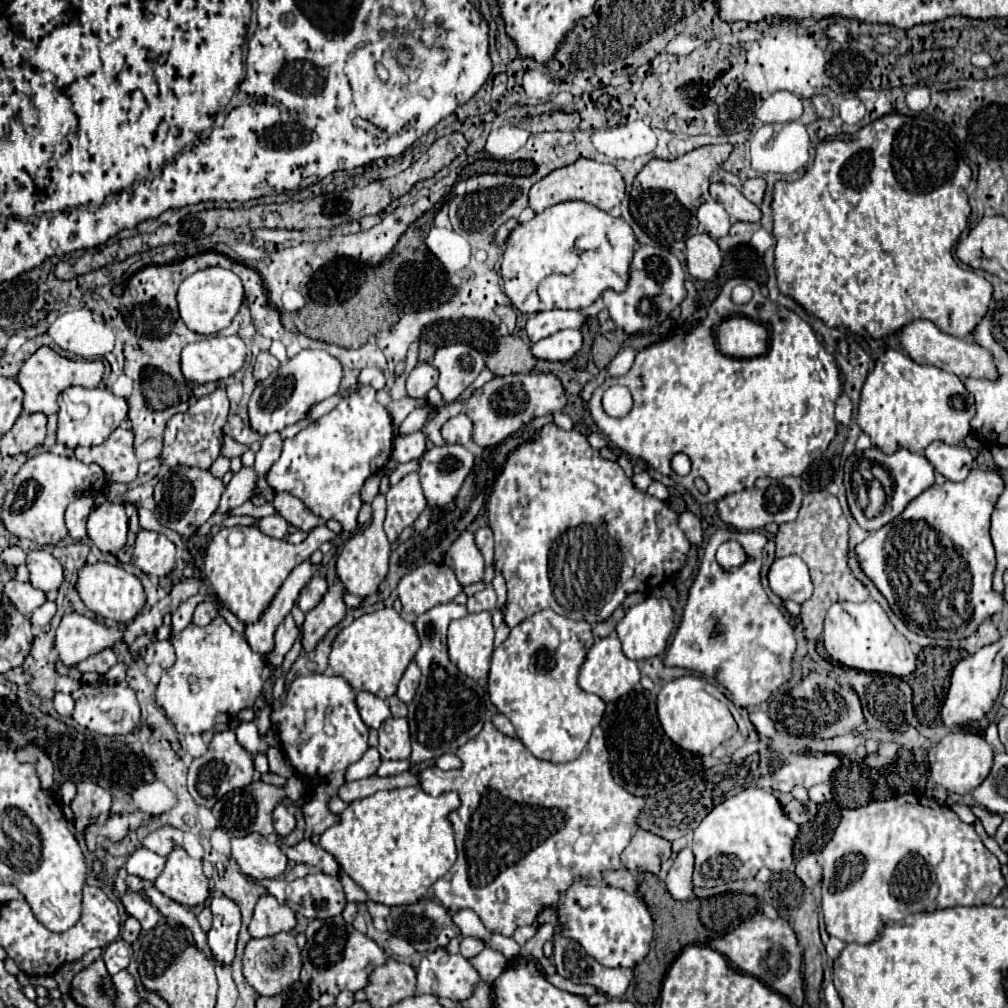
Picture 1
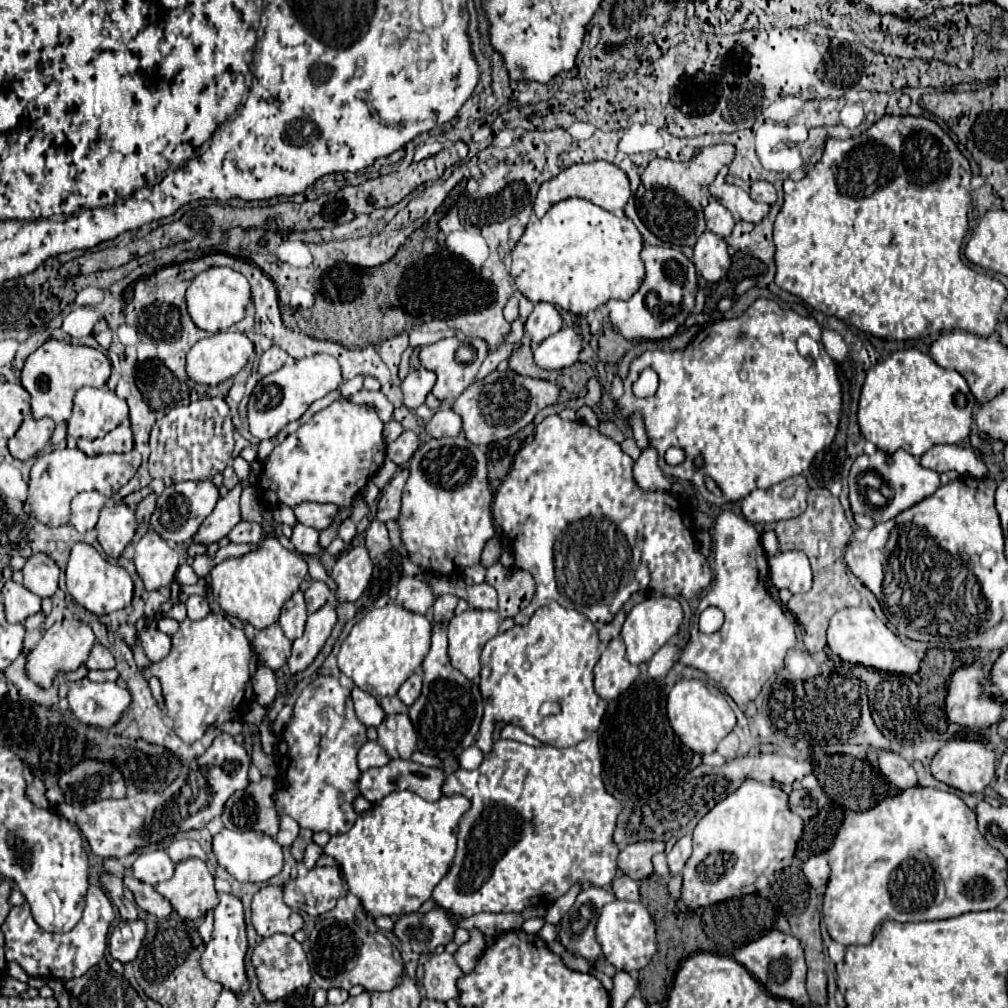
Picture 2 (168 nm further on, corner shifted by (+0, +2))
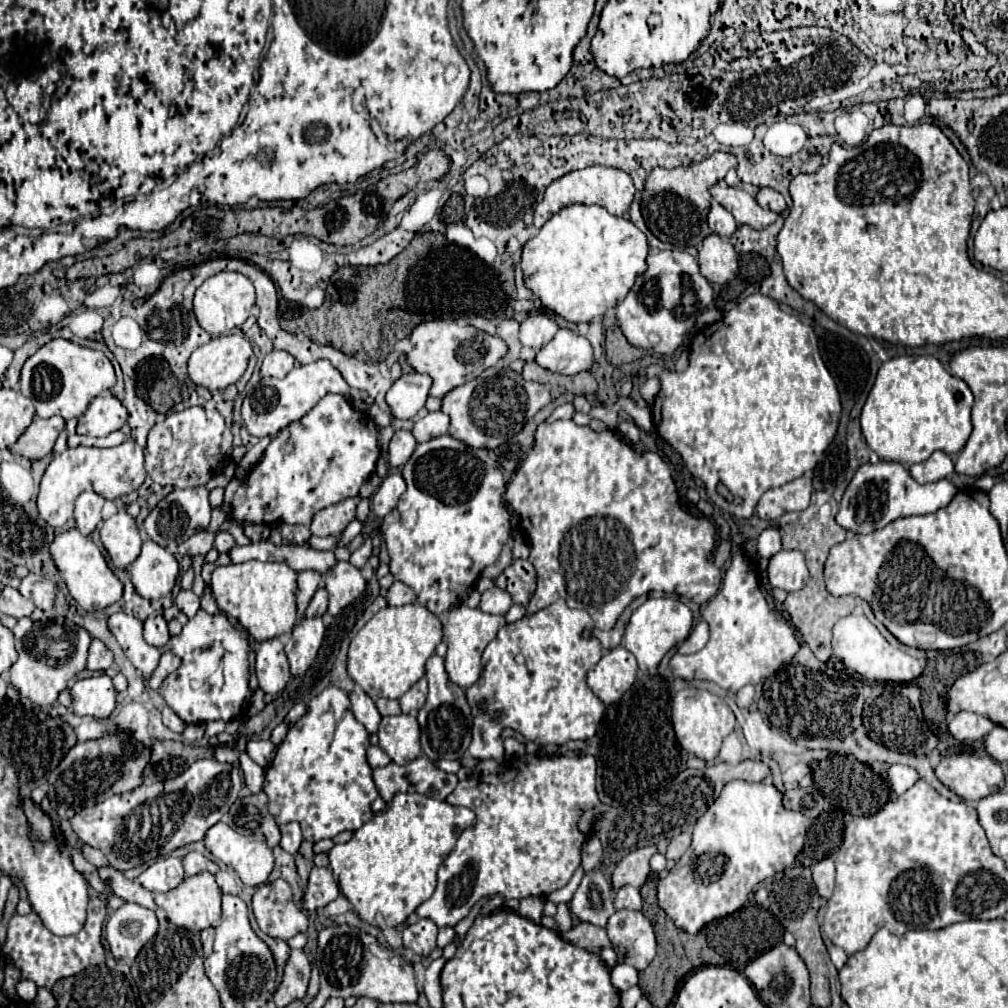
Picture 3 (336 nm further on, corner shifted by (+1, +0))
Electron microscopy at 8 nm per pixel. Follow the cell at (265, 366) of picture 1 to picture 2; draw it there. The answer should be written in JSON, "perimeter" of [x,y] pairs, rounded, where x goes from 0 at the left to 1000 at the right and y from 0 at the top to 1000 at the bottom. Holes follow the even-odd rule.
{"perimeter":[[[269,343],[257,357],[257,371],[265,373],[265,371],[277,367],[285,359],[285,355],[287,355],[287,351],[283,347],[279,347],[277,343]]]}

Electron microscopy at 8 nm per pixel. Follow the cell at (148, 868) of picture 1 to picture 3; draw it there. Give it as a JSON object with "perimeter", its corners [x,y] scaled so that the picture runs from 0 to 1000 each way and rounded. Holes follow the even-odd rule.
{"perimeter":[[[159,849],[151,859],[147,859],[139,869],[137,875],[151,883],[151,885],[165,885],[177,879],[183,871],[183,861],[181,853],[173,849]]]}

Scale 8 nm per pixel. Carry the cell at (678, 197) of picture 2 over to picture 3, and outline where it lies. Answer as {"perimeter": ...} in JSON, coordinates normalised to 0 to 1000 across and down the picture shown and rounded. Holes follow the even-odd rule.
{"perimeter":[[[708,151],[694,163],[675,165],[675,167],[649,167],[639,183],[637,200],[641,200],[641,224],[657,236],[657,240],[669,240],[671,244],[694,244],[704,232],[700,212],[704,208],[704,185],[720,175],[724,167],[730,167],[730,157],[720,151]]]}

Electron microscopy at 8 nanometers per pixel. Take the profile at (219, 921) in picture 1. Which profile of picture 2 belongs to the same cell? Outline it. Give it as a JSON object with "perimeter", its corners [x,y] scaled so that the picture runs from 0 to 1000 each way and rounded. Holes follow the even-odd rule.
{"perimeter":[[[217,887],[217,899],[213,901],[213,921],[209,935],[203,938],[203,944],[199,948],[199,958],[203,968],[209,974],[217,974],[223,982],[233,984],[235,988],[243,986],[247,982],[247,970],[243,962],[243,946],[245,946],[245,927],[243,927],[243,909],[241,909],[241,897],[231,887]]]}

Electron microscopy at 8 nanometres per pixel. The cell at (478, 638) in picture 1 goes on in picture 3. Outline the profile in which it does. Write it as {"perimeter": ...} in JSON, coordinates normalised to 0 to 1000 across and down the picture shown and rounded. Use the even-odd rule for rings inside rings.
{"perimeter":[[[460,599],[450,601],[442,613],[440,619],[440,627],[442,627],[442,637],[444,637],[444,649],[442,649],[442,667],[446,671],[446,675],[458,683],[468,681],[478,667],[478,647],[480,643],[492,633],[492,627],[496,623],[498,611],[490,611],[490,609],[482,609],[474,603],[464,603]]]}

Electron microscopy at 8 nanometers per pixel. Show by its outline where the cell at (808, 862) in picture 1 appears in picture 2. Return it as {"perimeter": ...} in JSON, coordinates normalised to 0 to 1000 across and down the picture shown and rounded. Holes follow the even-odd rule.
{"perimeter":[[[805,849],[797,857],[797,865],[799,865],[799,869],[807,881],[818,879],[822,873],[822,857],[820,857],[818,849]]]}

